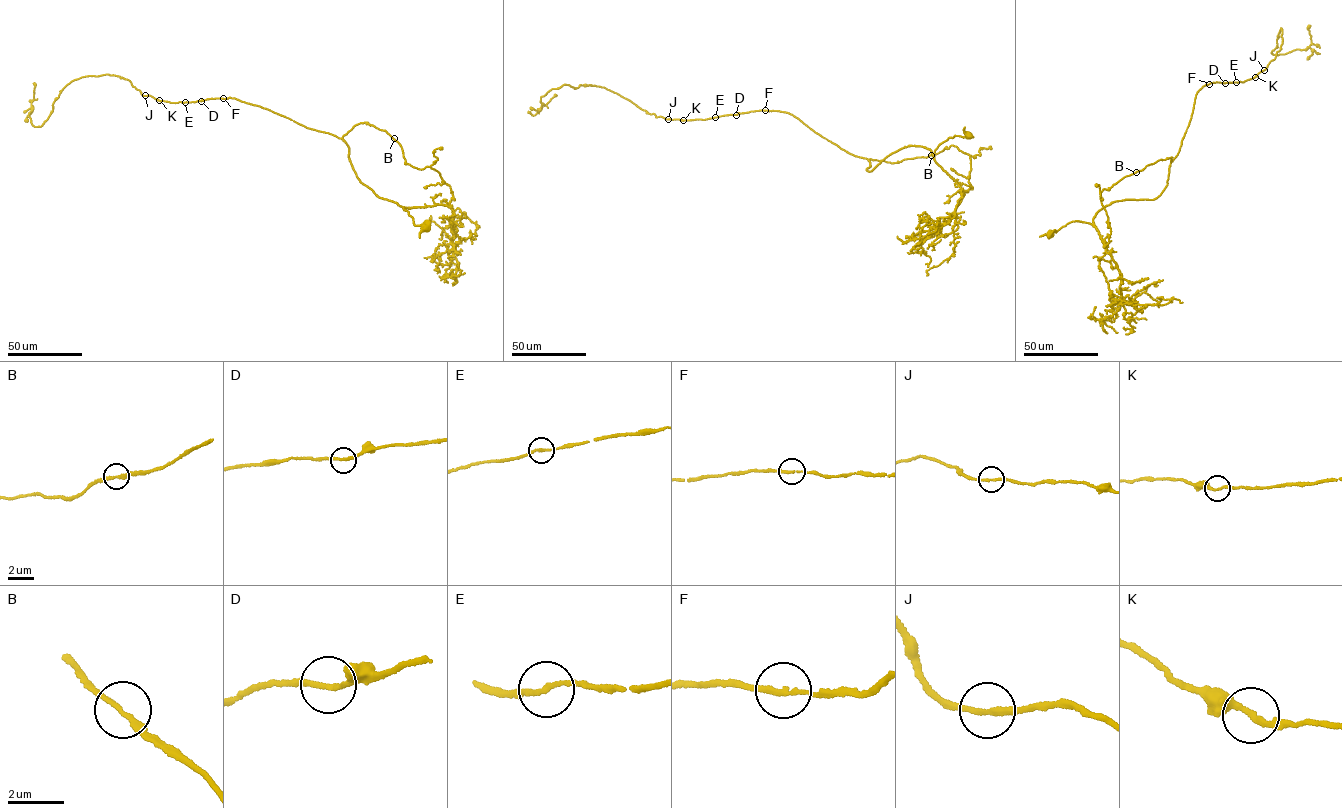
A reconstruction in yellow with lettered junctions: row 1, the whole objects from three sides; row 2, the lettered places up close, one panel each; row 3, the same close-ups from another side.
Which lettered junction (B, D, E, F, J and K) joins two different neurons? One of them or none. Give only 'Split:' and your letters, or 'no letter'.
Split: no letter

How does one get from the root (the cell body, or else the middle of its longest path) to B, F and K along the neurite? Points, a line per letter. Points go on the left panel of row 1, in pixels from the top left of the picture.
B: (426, 228), (425, 222), (414, 225), (405, 207), (377, 196), (360, 182), (342, 136), (365, 122), (394, 139)
F: (426, 228), (425, 222), (414, 225), (405, 207), (377, 196), (360, 182), (342, 139), (256, 105), (223, 98)
K: (426, 228), (360, 182), (347, 143), (336, 136), (233, 98), (158, 100)

